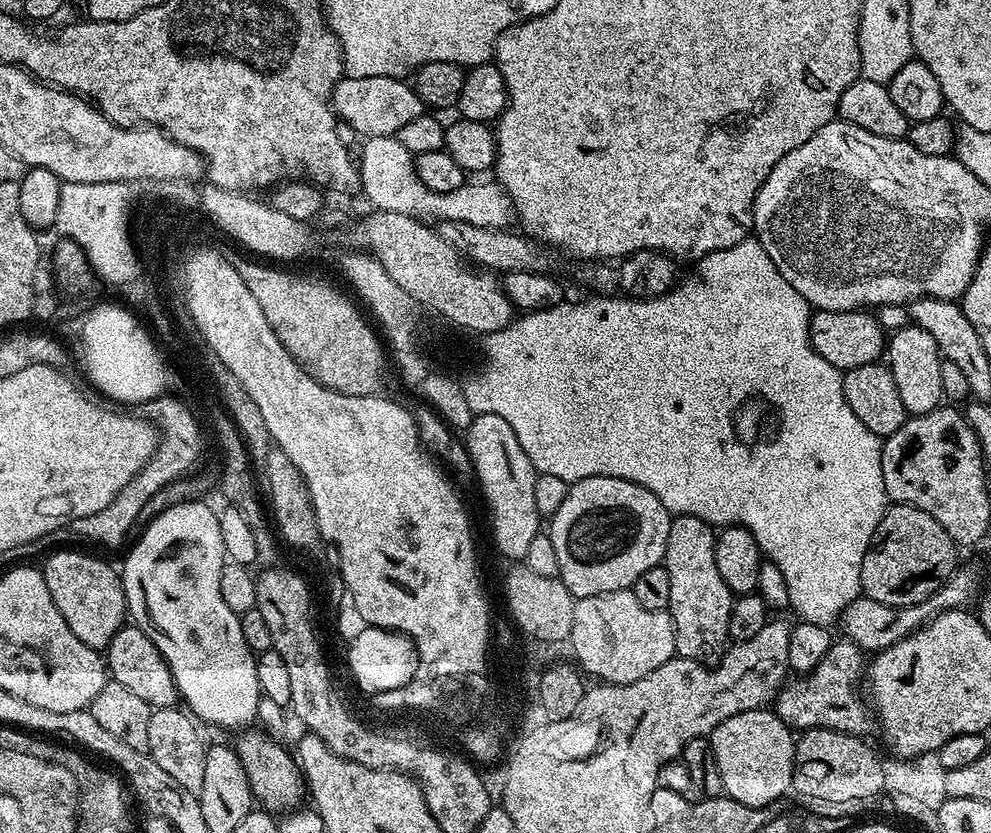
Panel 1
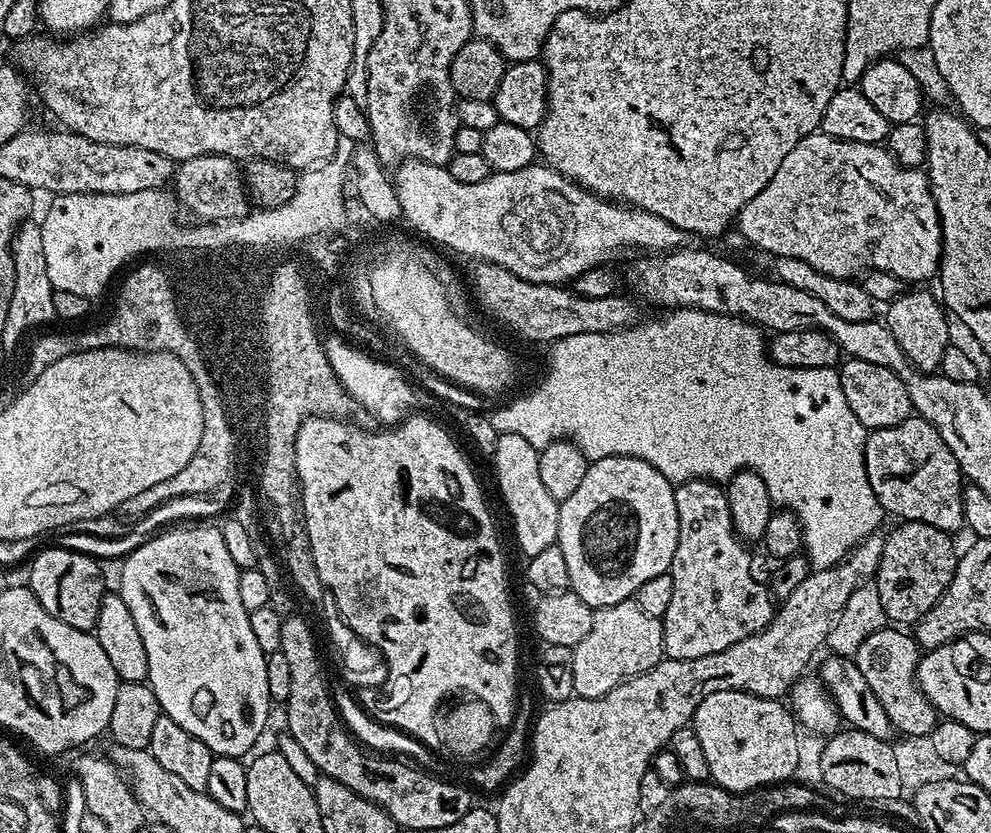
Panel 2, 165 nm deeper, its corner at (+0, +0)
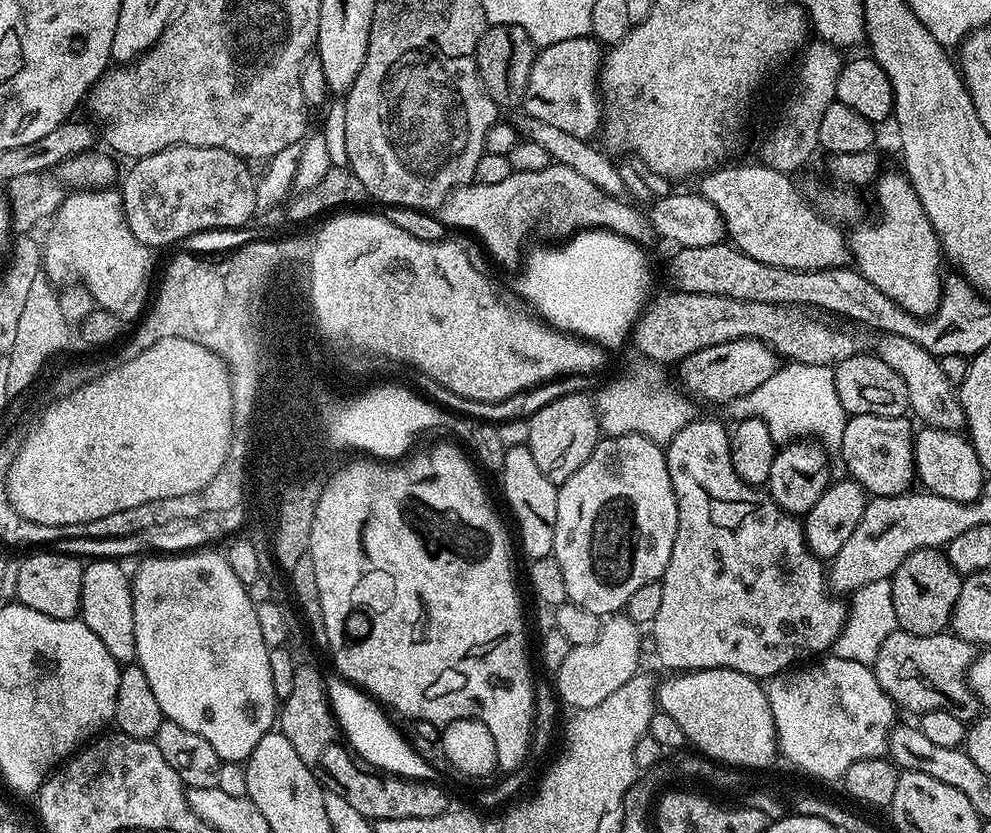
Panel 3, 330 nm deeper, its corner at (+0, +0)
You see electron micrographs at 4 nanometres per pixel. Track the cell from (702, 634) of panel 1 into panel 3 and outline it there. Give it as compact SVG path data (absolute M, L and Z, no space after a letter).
M694 418L678 432L667 445L664 461L670 474L672 489L678 506L678 530L674 534L674 550L670 550L670 562L659 581L662 586L662 603L658 609L658 618L650 625L652 640L656 643L656 656L664 668L672 668L673 673L699 672L706 668L729 668L751 676L761 682L789 671L797 662L805 658L816 658L827 653L835 645L844 624L848 620L849 609L846 604L830 591L825 565L820 557L812 555L808 543L804 541L804 526L797 517L791 516L772 501L763 487L747 484L734 470L730 432L716 420Z

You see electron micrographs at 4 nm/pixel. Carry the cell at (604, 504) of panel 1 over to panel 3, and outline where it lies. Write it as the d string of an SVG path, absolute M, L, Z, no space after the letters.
M608 436L596 445L594 454L590 454L586 463L568 481L559 485L552 555L558 566L562 566L569 601L582 606L582 610L607 618L623 609L638 586L655 584L663 577L670 562L670 550L674 550L674 534L678 530L678 506L665 455L661 445L645 436Z

